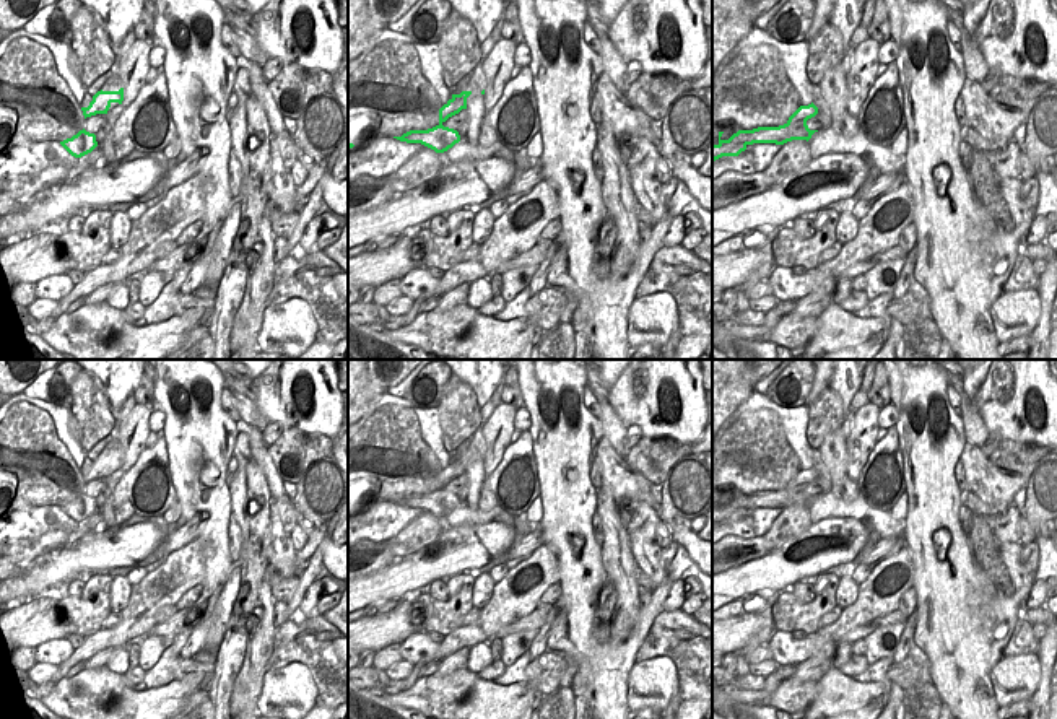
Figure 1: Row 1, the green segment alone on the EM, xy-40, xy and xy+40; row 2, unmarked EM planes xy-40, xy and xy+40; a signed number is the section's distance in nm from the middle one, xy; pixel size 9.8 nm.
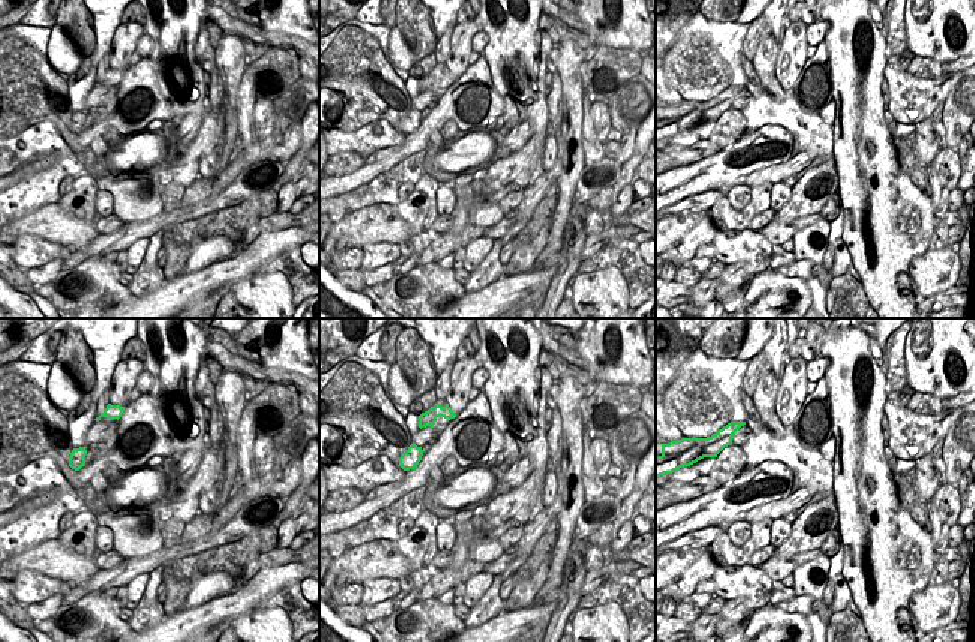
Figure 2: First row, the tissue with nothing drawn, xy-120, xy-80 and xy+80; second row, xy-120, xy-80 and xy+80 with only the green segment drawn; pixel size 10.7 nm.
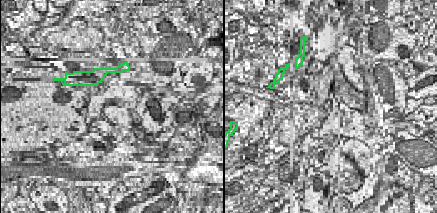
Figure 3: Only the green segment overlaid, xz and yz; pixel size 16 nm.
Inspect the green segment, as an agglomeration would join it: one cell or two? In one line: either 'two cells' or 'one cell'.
two cells

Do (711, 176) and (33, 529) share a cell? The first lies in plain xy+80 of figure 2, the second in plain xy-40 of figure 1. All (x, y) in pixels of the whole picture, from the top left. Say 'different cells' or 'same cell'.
different cells

